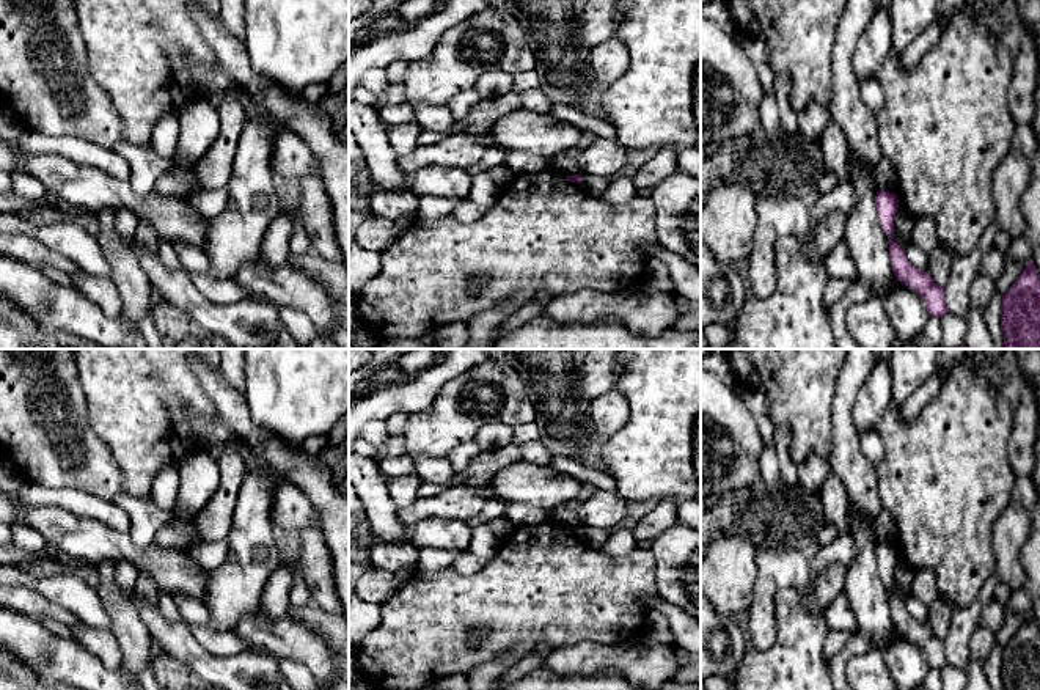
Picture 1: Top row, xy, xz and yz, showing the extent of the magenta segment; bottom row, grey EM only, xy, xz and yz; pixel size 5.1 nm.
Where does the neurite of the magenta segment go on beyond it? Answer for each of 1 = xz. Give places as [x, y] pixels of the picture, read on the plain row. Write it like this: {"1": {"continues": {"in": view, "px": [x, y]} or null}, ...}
{"1": {"continues": null}}

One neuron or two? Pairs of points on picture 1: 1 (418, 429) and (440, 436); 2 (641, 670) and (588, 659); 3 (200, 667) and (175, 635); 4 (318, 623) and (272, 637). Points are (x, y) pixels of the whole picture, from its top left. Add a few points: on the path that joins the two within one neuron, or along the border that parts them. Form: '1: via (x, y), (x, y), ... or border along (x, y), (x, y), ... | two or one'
1: via (423, 433), (435, 433) | one
2: via (629, 659), (600, 659) | one
3: via (197, 659), (181, 643) | one
4: border along (288, 613), (305, 623), (332, 654) | two

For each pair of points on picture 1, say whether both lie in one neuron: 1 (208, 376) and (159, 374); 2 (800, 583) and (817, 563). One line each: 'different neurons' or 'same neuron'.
1: different neurons
2: different neurons

